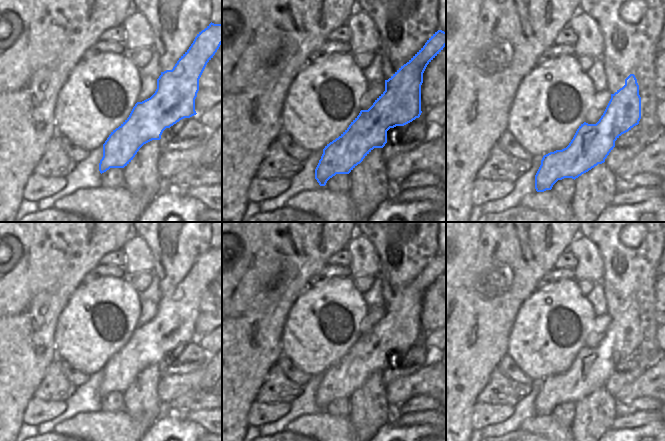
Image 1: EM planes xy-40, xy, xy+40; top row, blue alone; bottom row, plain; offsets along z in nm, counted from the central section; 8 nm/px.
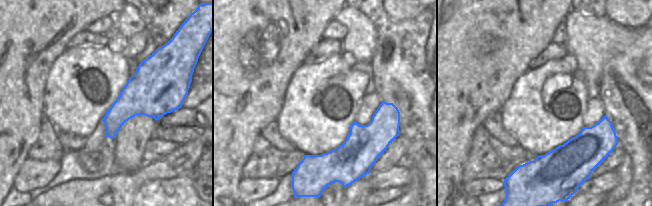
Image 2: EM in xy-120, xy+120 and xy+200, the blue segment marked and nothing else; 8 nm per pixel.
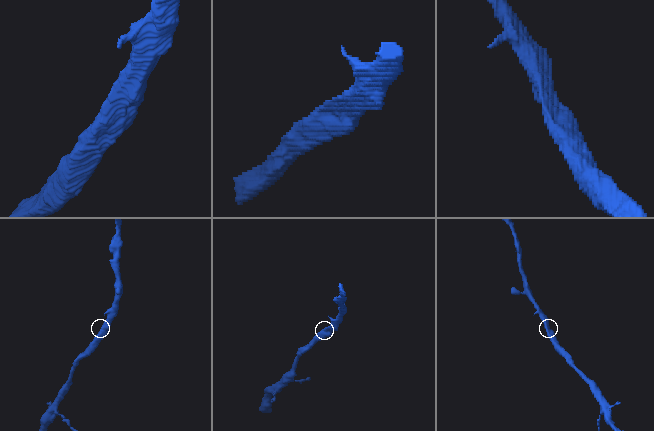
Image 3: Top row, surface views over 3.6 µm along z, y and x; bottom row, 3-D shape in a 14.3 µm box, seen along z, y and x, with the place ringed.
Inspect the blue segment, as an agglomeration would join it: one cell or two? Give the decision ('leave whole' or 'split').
leave whole

